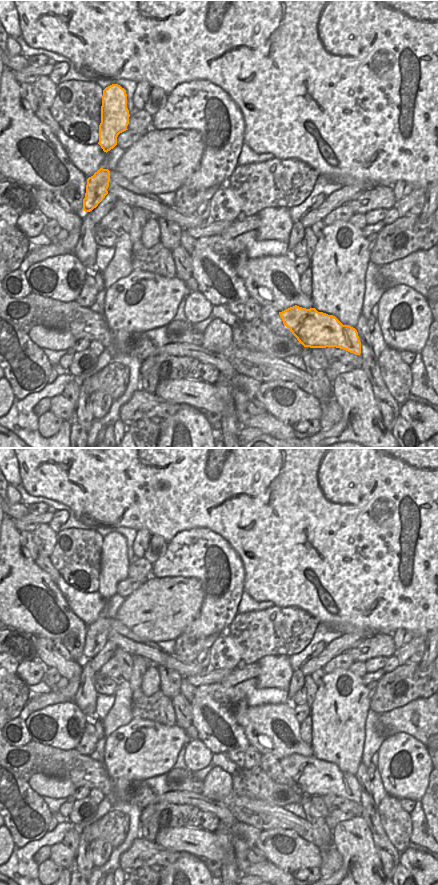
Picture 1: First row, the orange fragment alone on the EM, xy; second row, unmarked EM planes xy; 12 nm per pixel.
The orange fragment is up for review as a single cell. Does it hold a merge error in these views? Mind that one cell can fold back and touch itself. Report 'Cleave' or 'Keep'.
Keep.

